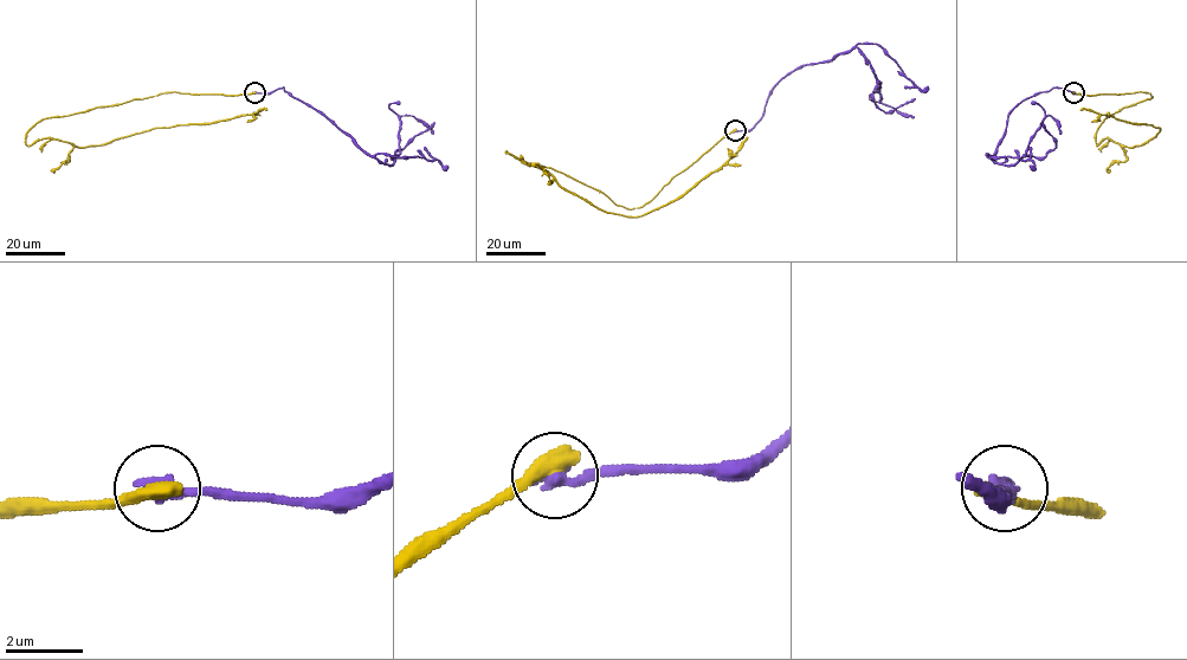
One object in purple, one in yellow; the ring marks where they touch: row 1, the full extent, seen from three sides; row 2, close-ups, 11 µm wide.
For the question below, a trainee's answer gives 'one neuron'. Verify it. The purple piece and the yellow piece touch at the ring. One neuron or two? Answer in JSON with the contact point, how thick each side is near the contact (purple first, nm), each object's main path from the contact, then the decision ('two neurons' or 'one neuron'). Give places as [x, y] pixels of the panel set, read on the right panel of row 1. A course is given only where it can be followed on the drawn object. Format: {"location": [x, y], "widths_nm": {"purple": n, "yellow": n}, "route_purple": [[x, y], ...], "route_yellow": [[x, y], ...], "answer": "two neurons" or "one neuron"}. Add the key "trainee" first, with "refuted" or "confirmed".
{"trainee": "refuted", "location": [1073, 92], "widths_nm": {"purple": 400, "yellow": 500}, "route_purple": [[1073, 92], [1052, 88], [1023, 101], [1008, 114], [1005, 135], [991, 159], [1014, 164], [1047, 115], [1060, 134]], "route_yellow": [[1073, 92], [1153, 97], [1104, 120], [1096, 146], [1108, 137], [1140, 146], [1160, 130], [1079, 109]], "answer": "two neurons"}

